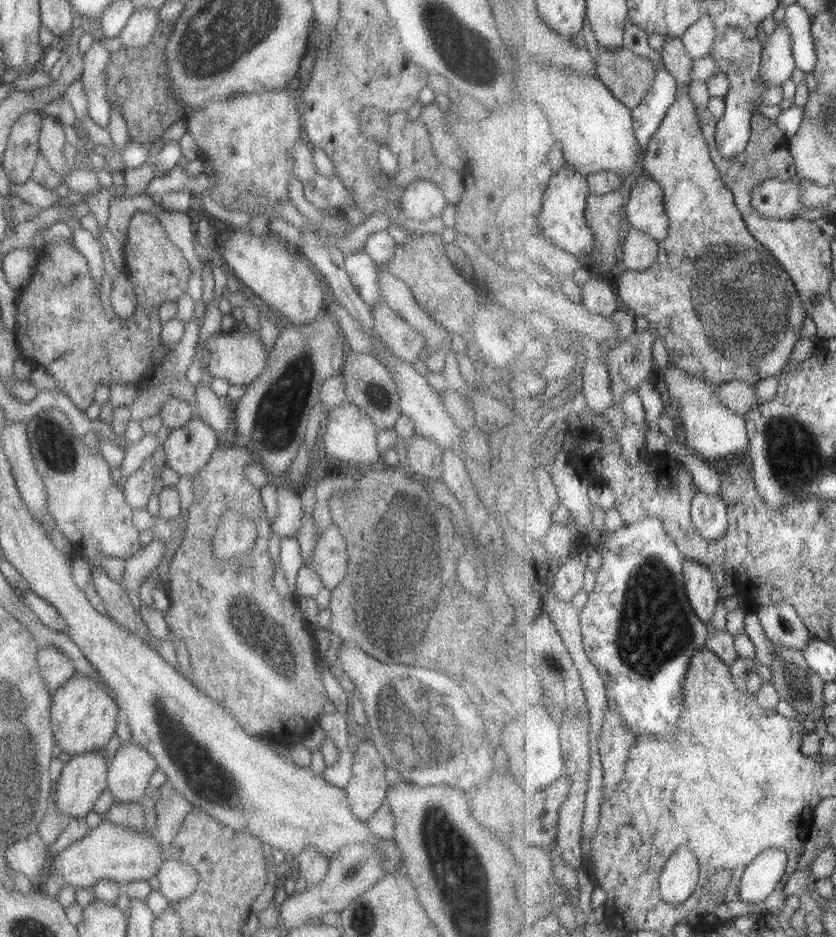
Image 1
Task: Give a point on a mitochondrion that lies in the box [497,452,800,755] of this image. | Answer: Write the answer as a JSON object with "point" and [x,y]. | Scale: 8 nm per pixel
{"point":[654,628]}

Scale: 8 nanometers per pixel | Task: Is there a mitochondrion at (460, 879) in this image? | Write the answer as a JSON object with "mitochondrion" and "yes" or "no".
{"mitochondrion":"yes"}

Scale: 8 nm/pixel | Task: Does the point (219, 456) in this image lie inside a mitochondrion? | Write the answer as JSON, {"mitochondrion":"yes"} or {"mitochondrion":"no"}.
{"mitochondrion":"no"}

